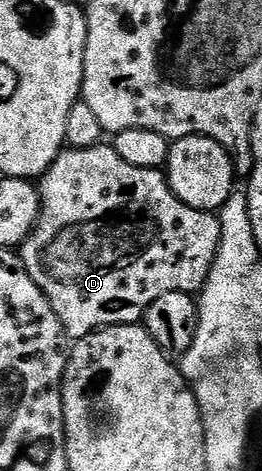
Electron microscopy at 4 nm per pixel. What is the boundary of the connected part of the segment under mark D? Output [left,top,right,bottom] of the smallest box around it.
[21,145,221,340]

